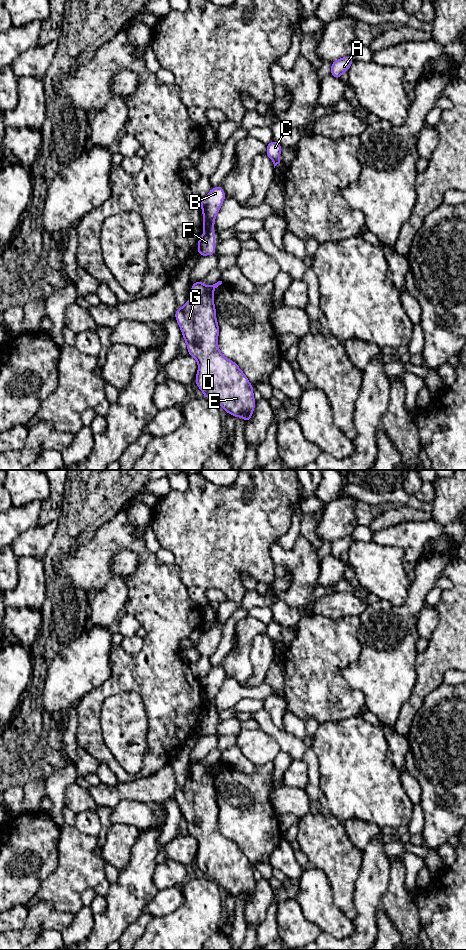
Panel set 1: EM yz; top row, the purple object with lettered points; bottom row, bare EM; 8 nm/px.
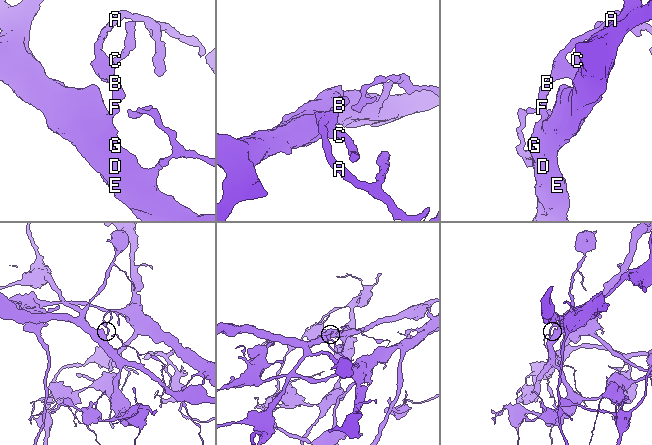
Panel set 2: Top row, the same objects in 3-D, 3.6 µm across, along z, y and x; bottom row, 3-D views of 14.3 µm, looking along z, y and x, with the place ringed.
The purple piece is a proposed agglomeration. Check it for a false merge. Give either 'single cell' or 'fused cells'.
fused cells

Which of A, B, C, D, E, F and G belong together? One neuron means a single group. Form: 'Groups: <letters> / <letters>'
Groups: A B C / D E F G

